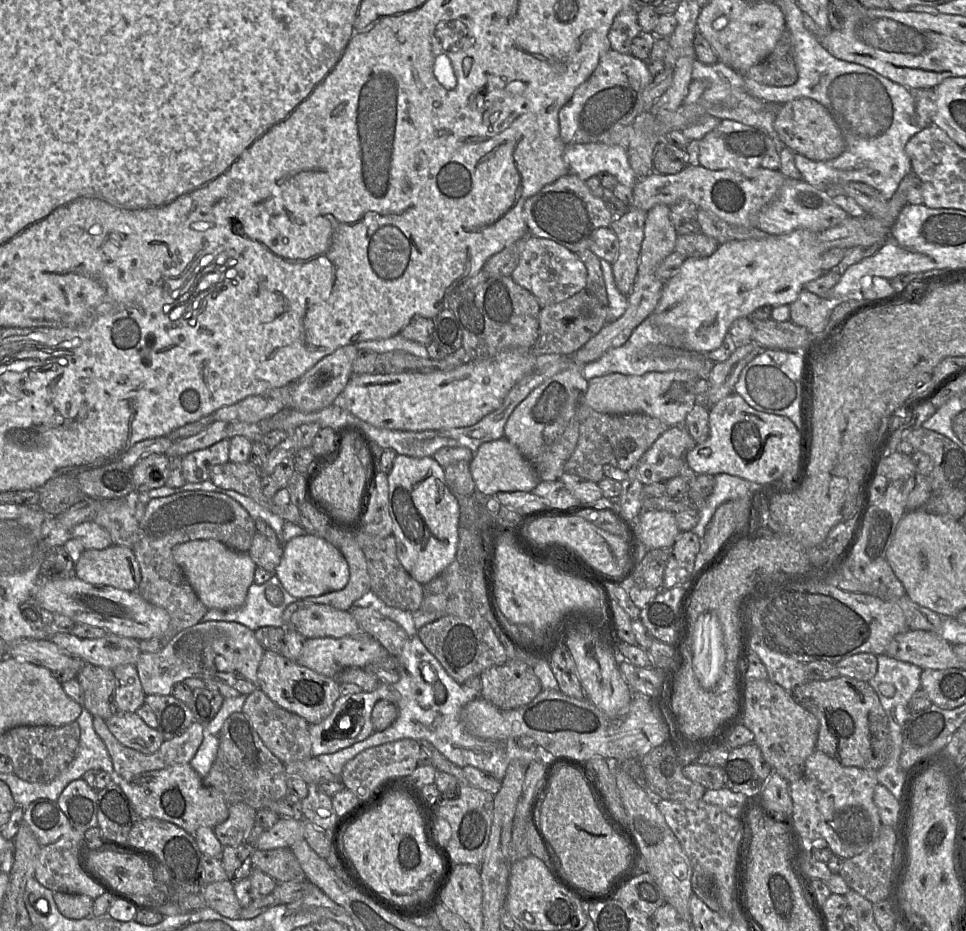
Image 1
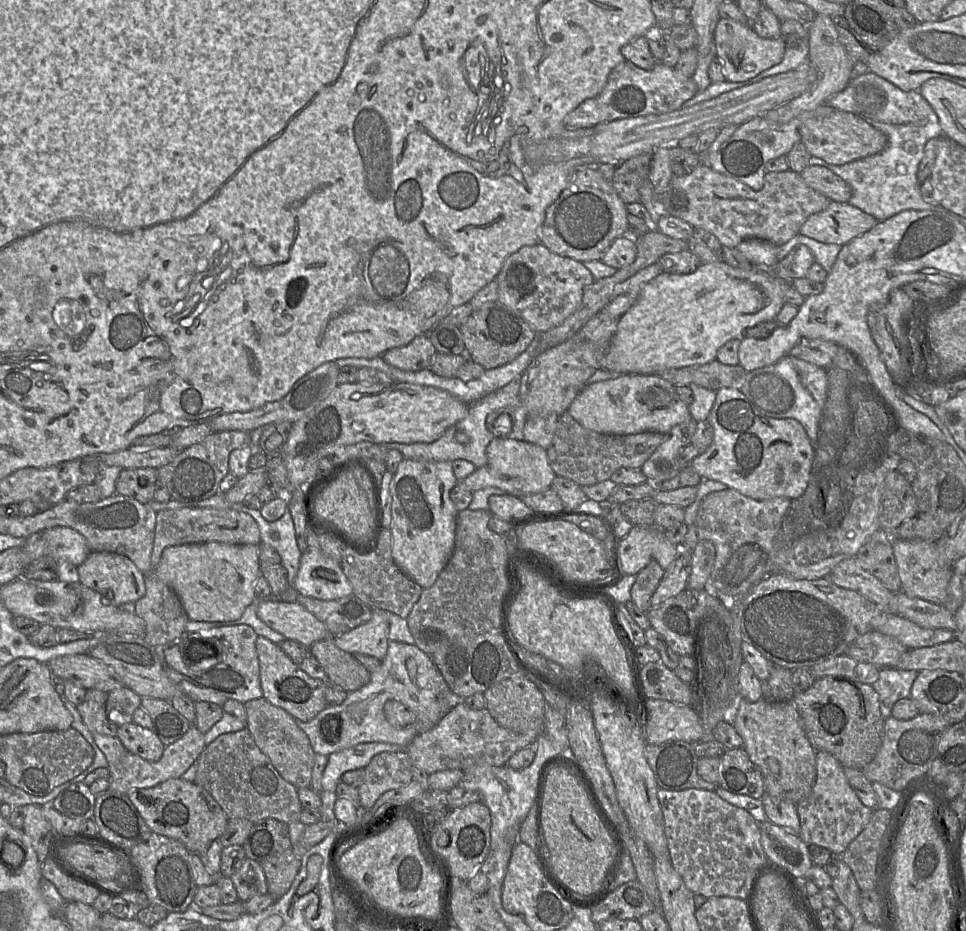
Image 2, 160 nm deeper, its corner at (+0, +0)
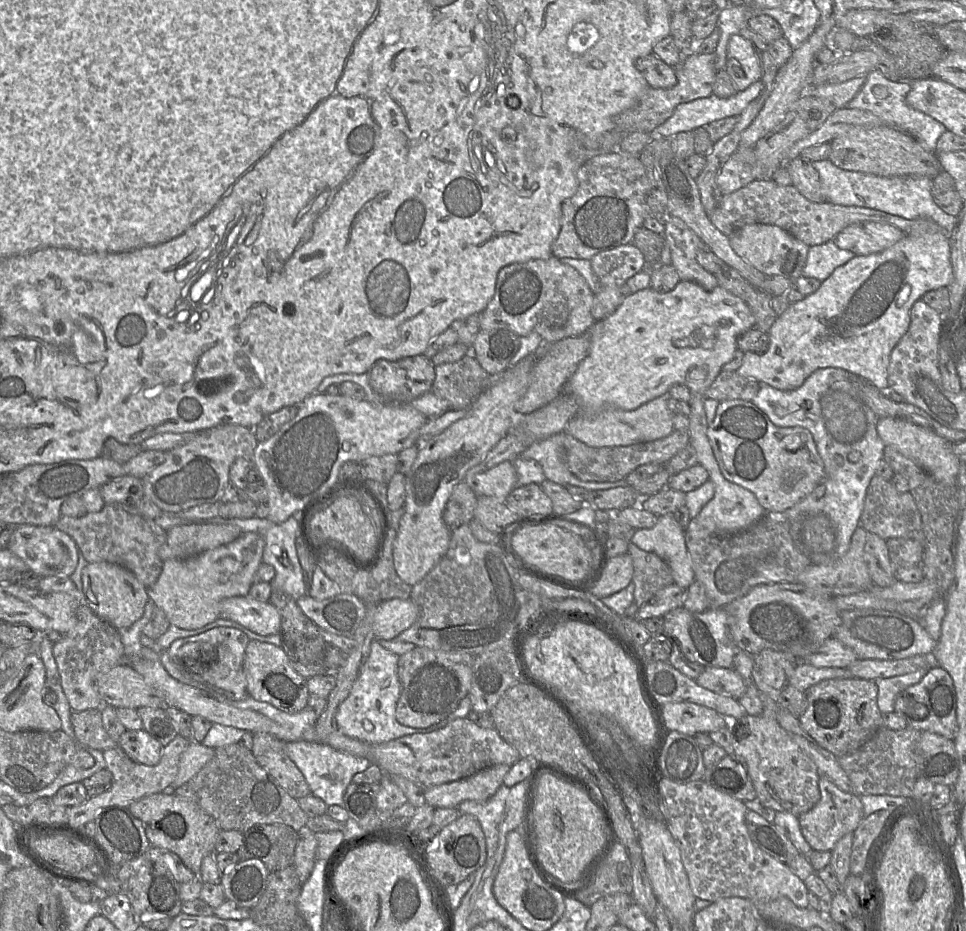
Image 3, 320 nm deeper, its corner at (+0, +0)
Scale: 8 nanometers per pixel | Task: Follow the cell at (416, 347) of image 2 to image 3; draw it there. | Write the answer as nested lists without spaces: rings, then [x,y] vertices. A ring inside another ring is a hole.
[[[423,354],[397,361],[379,359],[368,371],[368,377],[385,404],[411,403],[432,390],[436,366]]]

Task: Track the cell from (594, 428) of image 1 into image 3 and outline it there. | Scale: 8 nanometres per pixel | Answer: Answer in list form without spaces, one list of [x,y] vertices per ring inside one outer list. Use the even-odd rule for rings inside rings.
[[[674,430],[667,437],[629,446],[592,448],[564,433],[565,462],[577,478],[591,482],[613,482],[624,479],[635,468],[645,464],[665,465],[674,455],[689,444],[688,431]]]

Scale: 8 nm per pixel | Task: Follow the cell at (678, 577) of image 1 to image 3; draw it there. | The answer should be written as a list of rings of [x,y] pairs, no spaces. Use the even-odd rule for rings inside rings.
[[[672,583],[658,590],[635,614],[642,621],[652,617],[663,617],[671,610],[683,606],[687,589]]]

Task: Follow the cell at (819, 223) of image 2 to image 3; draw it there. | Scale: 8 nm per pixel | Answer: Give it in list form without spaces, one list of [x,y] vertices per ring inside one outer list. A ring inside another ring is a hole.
[[[860,222],[844,228],[833,241],[840,249],[865,256],[891,247],[904,236],[903,231],[887,223]]]

